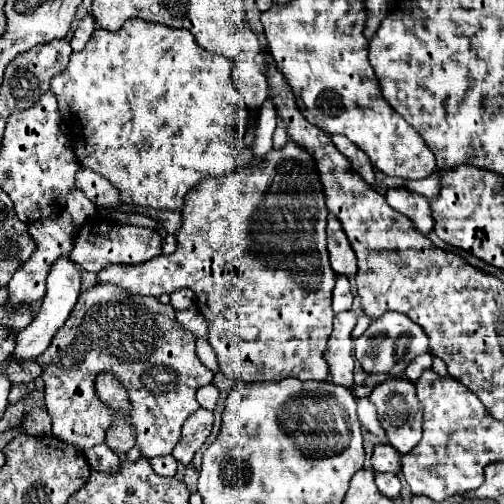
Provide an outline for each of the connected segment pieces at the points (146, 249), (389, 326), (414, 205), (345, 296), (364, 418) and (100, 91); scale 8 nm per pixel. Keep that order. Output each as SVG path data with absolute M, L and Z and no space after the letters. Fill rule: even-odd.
M96 217L96 219L90 219L90 223L86 223L80 229L74 251L70 253L70 259L86 271L100 273L104 267L116 265L116 263L140 265L140 263L144 263L144 261L162 253L160 243L162 243L160 235L152 229L144 229L144 227L136 227L136 225L114 225L110 221L104 221L104 219ZM114 245L120 245L120 255L118 255Z
M388 311L380 319L374 319L372 325L356 339L354 351L356 351L356 359L360 361L362 369L368 375L388 373L388 375L400 377L414 357L418 357L422 353L428 353L428 337L424 335L422 327L416 325L406 315Z
M390 189L386 193L386 201L390 203L390 207L394 211L400 211L402 215L408 215L408 219L412 219L414 227L428 235L432 231L432 223L434 219L430 217L430 207L428 207L428 199L424 195L416 195L416 193L408 193L406 189Z
M340 277L336 281L336 287L334 287L334 301L332 301L334 313L348 311L352 307L352 301L354 301L354 293L352 293L350 281L346 277Z
M368 397L357 398L357 414L361 423L371 433L375 434L381 439L381 443L387 444L388 438L384 433L378 419L378 415L374 404L369 400Z
M144 19L126 21L116 33L96 29L86 47L70 55L68 67L50 85L74 139L78 163L104 175L118 189L122 203L180 211L186 193L196 183L206 177L228 175L236 167L242 131L246 131L246 103L240 99L232 75L224 71L229 63L232 71L230 59L202 51L194 35L184 29L144 23Z

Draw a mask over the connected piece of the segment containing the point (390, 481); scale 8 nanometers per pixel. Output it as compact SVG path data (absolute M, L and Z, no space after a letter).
M376 473L374 477L376 481L376 487L382 495L390 497L390 499L396 499L400 495L400 479L396 475L388 475L388 473Z

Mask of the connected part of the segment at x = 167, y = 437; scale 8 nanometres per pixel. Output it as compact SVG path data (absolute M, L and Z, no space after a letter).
M100 283L80 293L68 321L58 329L50 347L40 357L36 357L36 363L42 367L42 379L46 385L44 399L54 425L52 435L56 439L74 445L80 451L104 443L104 435L112 423L112 413L96 397L94 379L100 371L112 371L126 387L134 405L132 425L136 427L138 447L142 449L142 453L148 459L172 453L180 439L182 423L200 407L196 401L198 387L212 383L214 377L214 373L200 363L194 351L196 337L176 321L174 313L176 311L172 309L172 305L162 305L156 297L128 295L128 291L112 283Z

